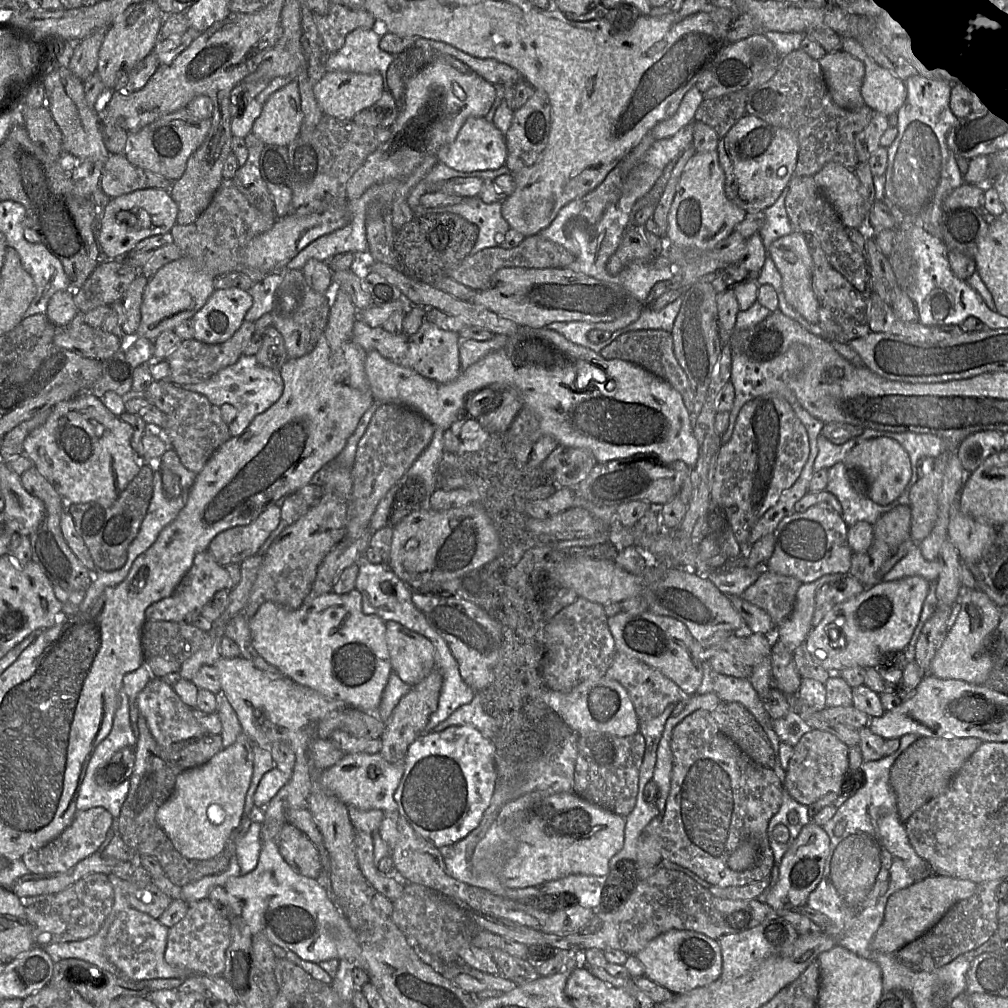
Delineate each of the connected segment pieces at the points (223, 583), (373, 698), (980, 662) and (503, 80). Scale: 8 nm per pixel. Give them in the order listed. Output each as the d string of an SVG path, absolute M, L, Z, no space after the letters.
M208 551L195 555L191 568L186 572L173 592L147 607L146 620L163 620L191 624L198 617L204 605L214 594L228 586L229 574L226 569L218 564Z
M355 588L348 593L338 595L334 592L325 593L316 597L307 597L302 605L295 610L288 610L278 606L273 602L263 603L249 622L251 639L254 649L270 665L276 667L283 676L294 682L308 687L321 695L334 700L341 701L347 707L359 709L366 713L375 714L382 700L383 692L388 683L389 677L393 672L389 660L389 651L386 643L386 622L377 615L366 615L362 611L362 596Z
M962 589L956 603L960 606L959 614L953 626L947 630L944 642L931 662L930 674L940 679L957 679L972 684L984 684L994 667L994 631L1000 621L1000 607L978 589Z
M417 38L413 47L432 49L443 54L448 54L465 63L472 72L475 72L491 84L515 86L520 81L525 81L516 69L507 64L490 58L482 59L471 56L441 41Z

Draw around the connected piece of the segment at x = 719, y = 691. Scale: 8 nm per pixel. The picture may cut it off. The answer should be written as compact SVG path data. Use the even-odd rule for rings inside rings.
M709 661L703 662L703 681L698 694L714 693L721 702L737 702L747 708L767 733L776 756L773 770L784 786L786 771L779 758L780 738L771 726L771 719L764 709L762 700L752 686L749 678L736 678L719 674L713 670Z

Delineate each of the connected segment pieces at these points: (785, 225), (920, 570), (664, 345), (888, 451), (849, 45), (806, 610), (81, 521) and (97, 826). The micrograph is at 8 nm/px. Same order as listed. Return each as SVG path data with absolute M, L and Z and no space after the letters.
M788 187L783 190L773 205L764 210L766 220L759 234L767 248L776 239L788 235L793 231L793 226L785 209L787 195Z
M918 543L903 556L882 578L882 581L893 581L909 576L921 576L930 584L934 583L940 572L940 563L937 559L926 560Z
M661 329L631 331L613 340L599 354L605 359L618 359L636 364L665 380L681 395L689 414L693 412L692 391L688 378L675 357L671 332Z
M884 436L859 441L847 452L843 463L864 476L868 484L867 496L882 505L899 497L912 475L912 464L907 451L898 441Z
M843 37L842 49L865 64L862 85L865 104L888 117L896 114L907 100L906 82L875 62L858 40Z
M828 574L811 583L802 584L796 595L791 615L773 632L773 640L779 641L791 651L804 644L813 628L812 618L815 610L816 593L826 583L842 579L845 574Z
M157 461L155 463L141 462L137 475L110 506L103 506L97 502L68 506L67 511L73 518L75 529L88 548L97 569L114 571L125 564L128 547L137 536L149 507L153 494L153 476L156 470Z
M103 807L77 811L71 824L55 839L40 849L28 852L21 858L29 874L53 874L69 870L74 865L99 851L112 826L114 817Z

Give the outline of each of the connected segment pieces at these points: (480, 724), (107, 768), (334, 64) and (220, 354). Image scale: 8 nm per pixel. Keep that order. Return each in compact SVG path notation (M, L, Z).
M475 693L470 703L457 708L430 732L440 732L450 726L472 726L488 739L492 739L497 734L497 723L492 716L485 712L479 693Z
M132 747L118 750L95 775L96 783L104 788L114 788L129 780L135 764L135 751Z
M379 24L371 30L355 29L350 32L345 39L343 47L336 53L329 54L326 61L327 71L348 71L363 74L379 73L384 81L384 89L389 90L386 84L386 72L394 60L395 55L383 51L379 47L383 29L379 29Z
M244 320L240 328L231 338L221 344L206 344L195 339L182 340L179 346L165 359L170 368L170 382L181 386L201 383L216 374L221 369L234 364L255 333L255 324Z

